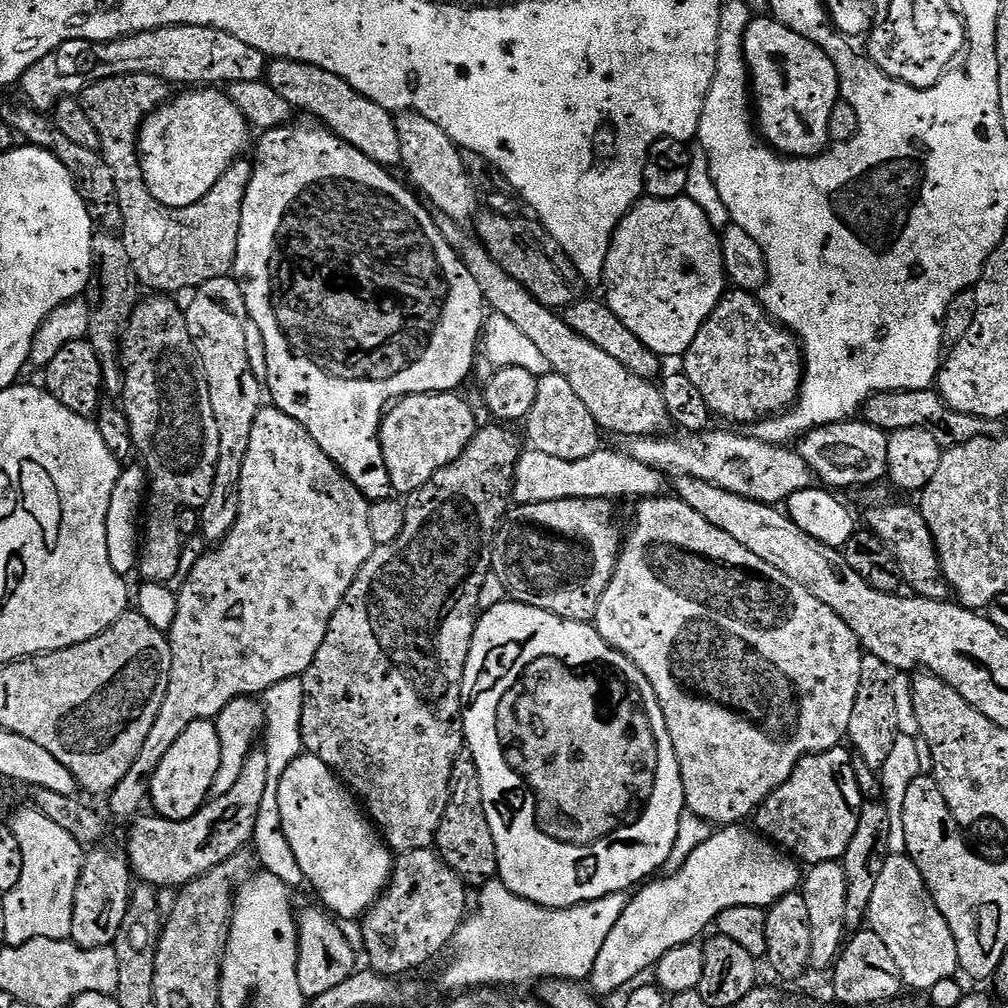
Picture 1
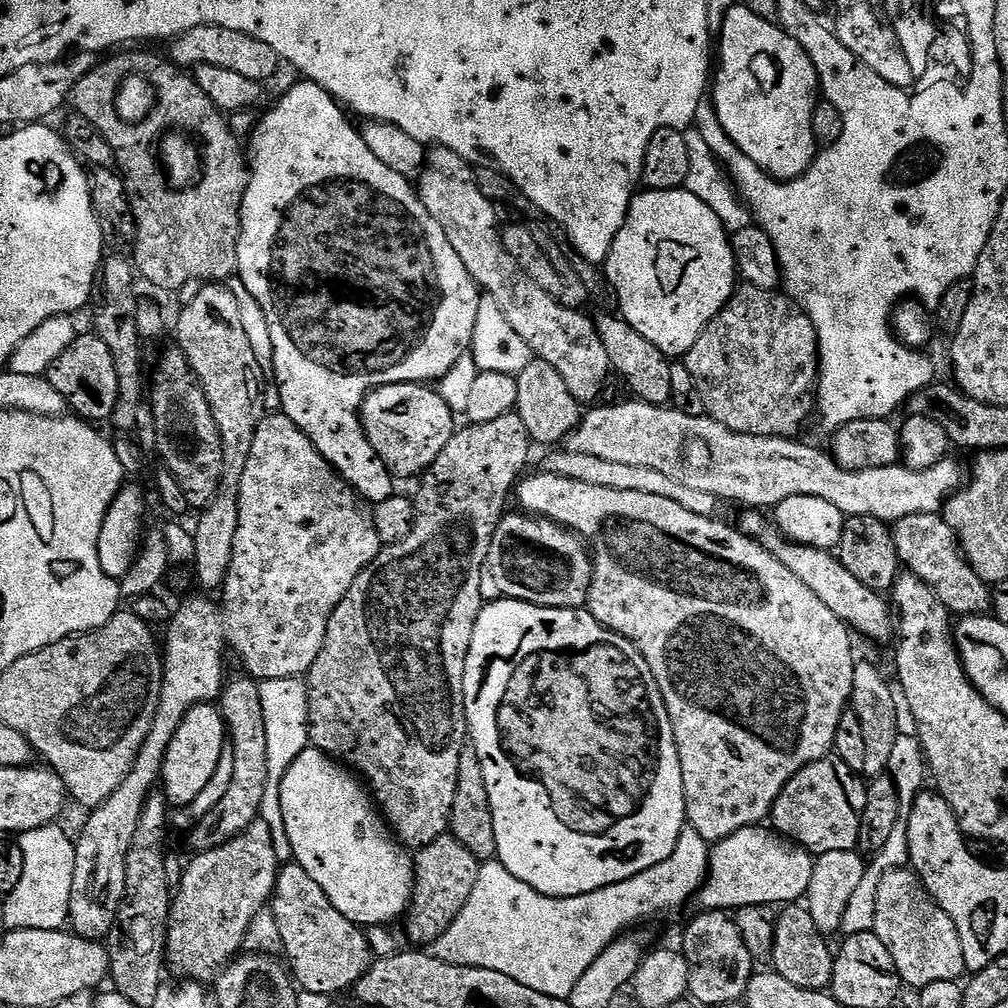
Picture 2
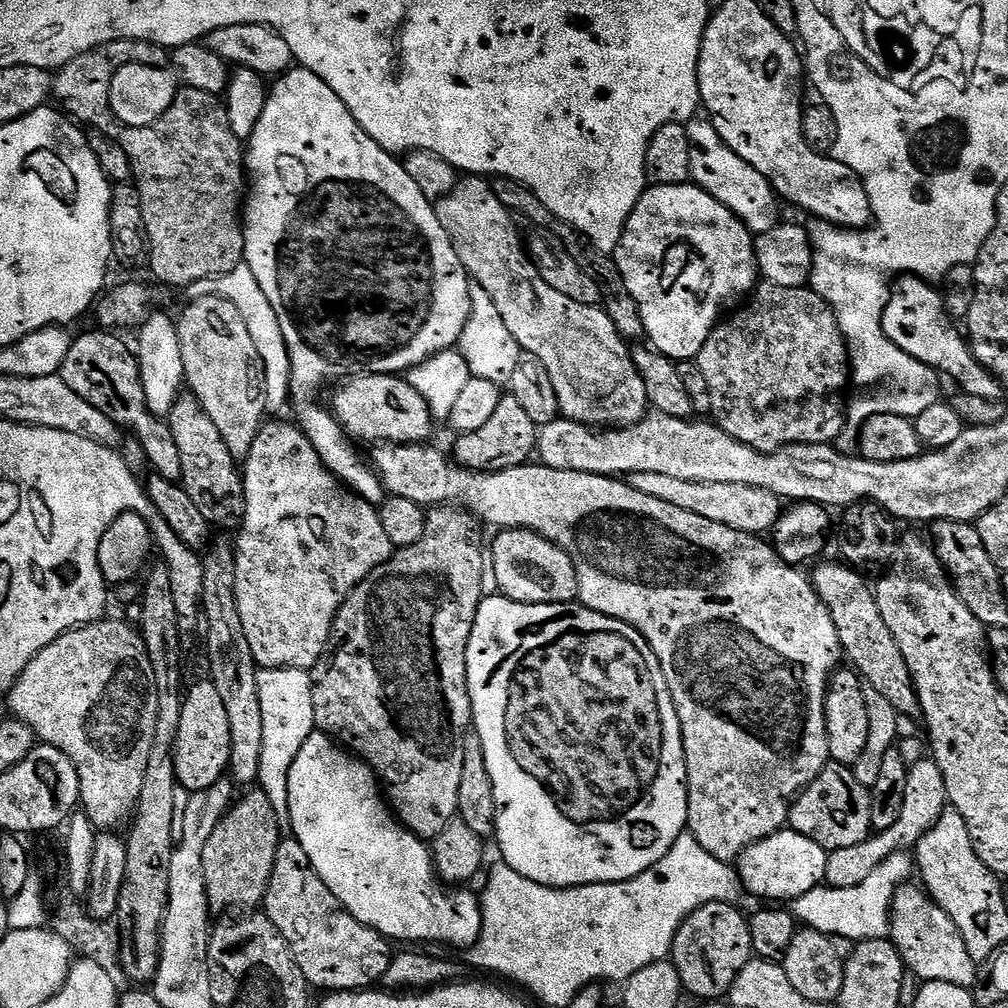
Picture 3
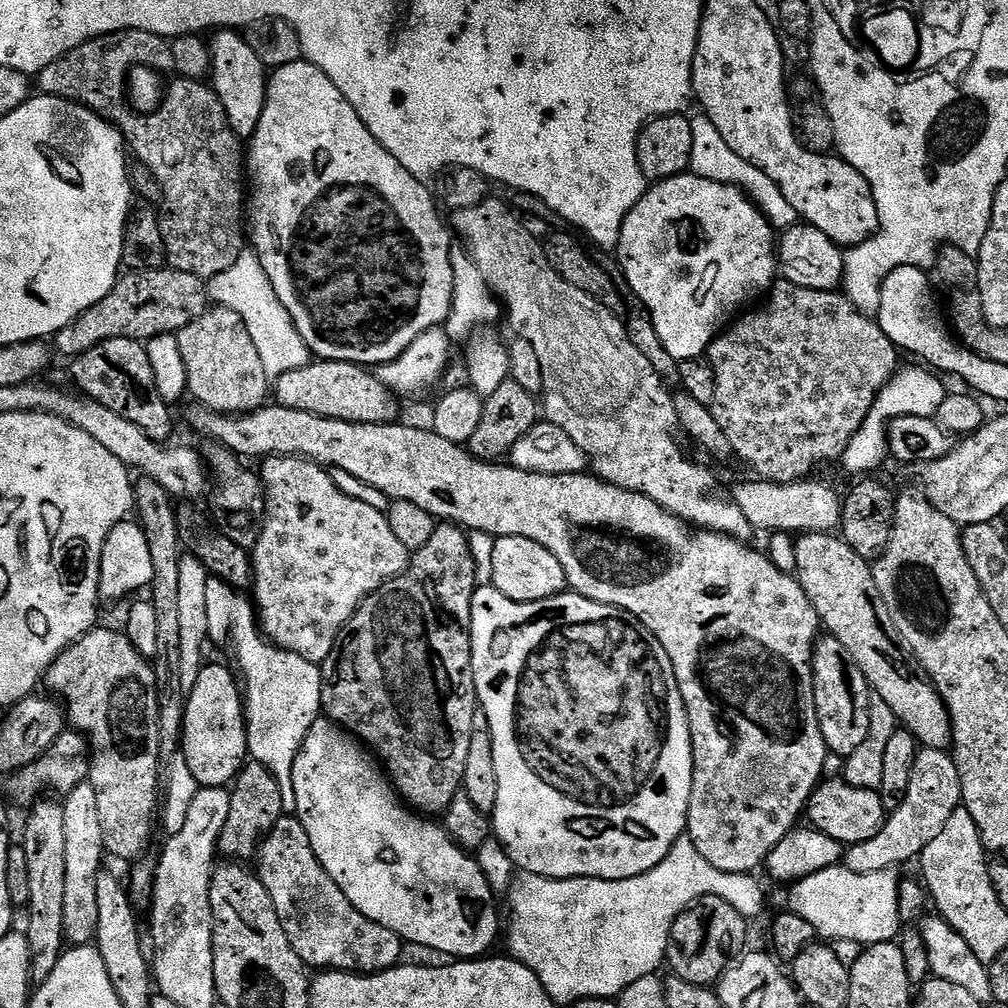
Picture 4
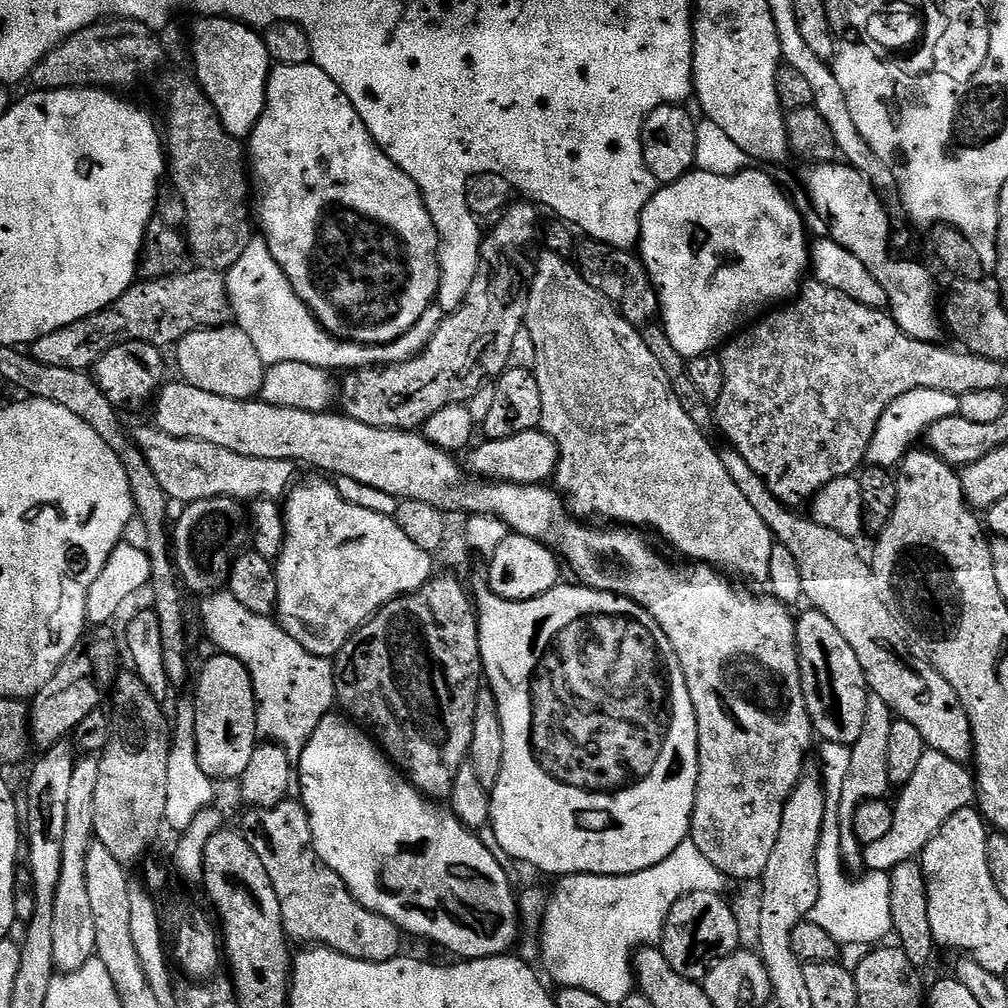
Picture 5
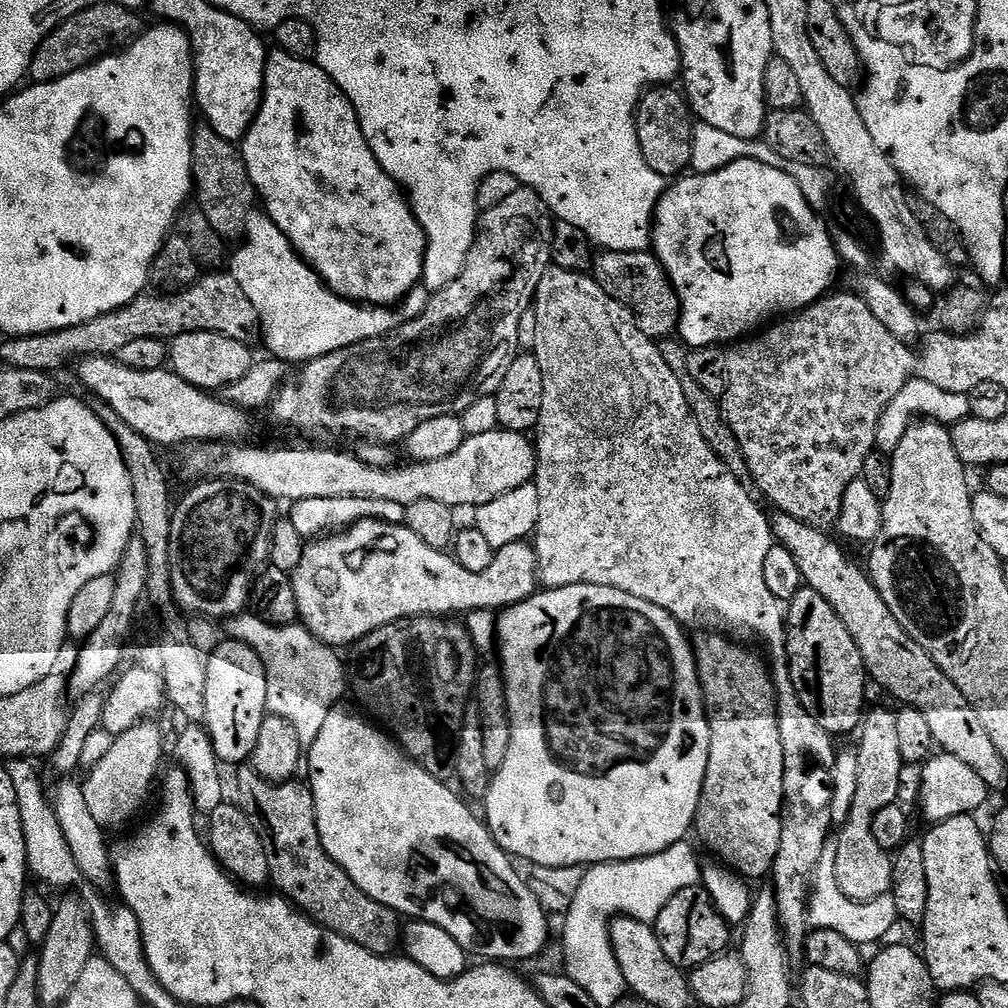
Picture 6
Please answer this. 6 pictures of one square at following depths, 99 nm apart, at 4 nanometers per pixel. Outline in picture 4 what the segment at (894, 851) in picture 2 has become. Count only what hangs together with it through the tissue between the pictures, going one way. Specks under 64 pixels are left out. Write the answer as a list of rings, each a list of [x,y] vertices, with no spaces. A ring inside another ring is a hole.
[[[843,866],[830,867],[795,881],[790,888],[792,897],[787,907],[794,914],[806,918],[806,922],[814,926],[817,937],[825,941],[849,940],[859,946],[887,944],[895,941],[902,932],[899,914],[901,879],[901,873],[891,868],[874,874],[854,874]]]

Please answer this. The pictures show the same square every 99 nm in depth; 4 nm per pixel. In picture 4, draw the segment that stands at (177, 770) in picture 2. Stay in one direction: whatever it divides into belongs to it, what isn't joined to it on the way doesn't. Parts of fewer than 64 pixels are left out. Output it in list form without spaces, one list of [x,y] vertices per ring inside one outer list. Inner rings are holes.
[[[205,663],[194,690],[186,696],[182,757],[200,788],[231,785],[249,759],[242,684],[231,670],[224,664]]]

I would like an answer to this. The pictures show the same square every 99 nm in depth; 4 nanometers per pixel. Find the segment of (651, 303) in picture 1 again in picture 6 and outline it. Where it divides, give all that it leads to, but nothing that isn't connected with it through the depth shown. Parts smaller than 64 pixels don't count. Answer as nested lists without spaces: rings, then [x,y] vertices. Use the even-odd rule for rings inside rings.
[[[749,159],[730,162],[724,169],[714,173],[684,174],[665,187],[664,196],[656,207],[651,247],[654,249],[656,259],[663,266],[668,281],[674,286],[677,299],[680,300],[678,336],[689,349],[724,346],[729,342],[739,341],[763,329],[769,322],[801,312],[803,308],[809,308],[811,304],[817,304],[829,295],[831,288],[828,287],[835,282],[836,271],[842,267],[842,261],[839,252],[836,251],[833,233],[824,223],[821,213],[817,209],[816,212],[812,209],[812,204],[813,201],[809,196],[798,190],[798,182],[794,182],[790,174],[774,170],[774,166],[766,166],[766,162],[754,162]]]

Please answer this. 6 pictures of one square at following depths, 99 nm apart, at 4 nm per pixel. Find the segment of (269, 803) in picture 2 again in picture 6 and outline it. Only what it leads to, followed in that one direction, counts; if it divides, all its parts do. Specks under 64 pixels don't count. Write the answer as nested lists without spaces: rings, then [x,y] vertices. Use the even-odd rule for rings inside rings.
[[[250,612],[233,617],[227,624],[227,635],[246,644],[262,659],[267,672],[269,713],[290,722],[302,747],[311,748],[326,722],[326,714],[341,703],[340,698],[348,688],[347,675],[344,676],[344,668],[337,658],[339,655],[329,645],[314,639],[300,624],[272,626]]]

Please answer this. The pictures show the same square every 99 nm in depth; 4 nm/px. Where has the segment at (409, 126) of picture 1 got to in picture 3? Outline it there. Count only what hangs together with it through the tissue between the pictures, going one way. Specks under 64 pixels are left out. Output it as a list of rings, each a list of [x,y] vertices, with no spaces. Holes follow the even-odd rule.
[[[471,174],[457,179],[454,190],[435,201],[434,207],[469,277],[490,294],[521,349],[545,367],[563,419],[589,426],[623,426],[637,424],[648,415],[646,384],[614,322],[603,307],[574,302],[548,285],[528,255],[513,213],[498,202],[487,179]]]

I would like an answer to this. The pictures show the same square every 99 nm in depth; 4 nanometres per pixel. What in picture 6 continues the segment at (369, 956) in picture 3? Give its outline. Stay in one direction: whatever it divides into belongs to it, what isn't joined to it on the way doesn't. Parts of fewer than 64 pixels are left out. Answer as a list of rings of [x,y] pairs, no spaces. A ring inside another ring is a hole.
[[[240,766],[235,769],[236,772],[236,796],[242,811],[250,818],[250,826],[258,830],[258,838],[262,838],[262,846],[266,846],[266,862],[268,863],[268,875],[270,877],[271,887],[278,890],[279,895],[289,899],[304,915],[315,920],[317,924],[324,928],[329,928],[332,932],[337,932],[342,938],[370,950],[376,956],[391,957],[392,952],[397,951],[398,945],[402,940],[402,918],[382,902],[374,902],[326,854],[322,846],[322,838],[318,834],[318,818],[316,817],[316,807],[314,806],[314,794],[307,783],[289,782],[286,784],[272,784],[269,780],[263,780],[261,776],[250,766]]]

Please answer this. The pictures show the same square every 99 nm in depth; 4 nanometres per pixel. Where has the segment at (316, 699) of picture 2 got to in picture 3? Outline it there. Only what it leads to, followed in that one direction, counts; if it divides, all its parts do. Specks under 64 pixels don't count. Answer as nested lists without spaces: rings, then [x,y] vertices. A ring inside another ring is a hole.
[[[504,394],[501,395],[498,406],[494,410],[494,415],[479,430],[465,432],[455,437],[456,445],[453,446],[451,455],[461,468],[470,468],[474,472],[501,472],[514,466],[522,466],[533,459],[537,435],[537,424],[530,420],[526,410],[521,407],[521,403],[511,394]],[[436,506],[426,515],[426,530],[414,546],[406,546],[393,551],[391,558],[382,566],[372,571],[357,588],[346,598],[346,602],[338,610],[336,620],[332,624],[332,633],[328,639],[329,651],[321,656],[315,668],[311,669],[314,698],[314,722],[317,729],[332,737],[337,744],[360,757],[372,768],[372,773],[382,785],[383,795],[388,807],[392,809],[397,820],[414,835],[425,842],[431,842],[442,830],[457,819],[458,789],[462,787],[462,750],[466,734],[473,727],[472,703],[468,689],[468,667],[466,666],[466,650],[470,642],[470,634],[474,630],[474,618],[478,614],[478,606],[483,597],[482,592],[482,554],[486,549],[486,540],[480,533],[481,521],[470,512],[455,506]]]

